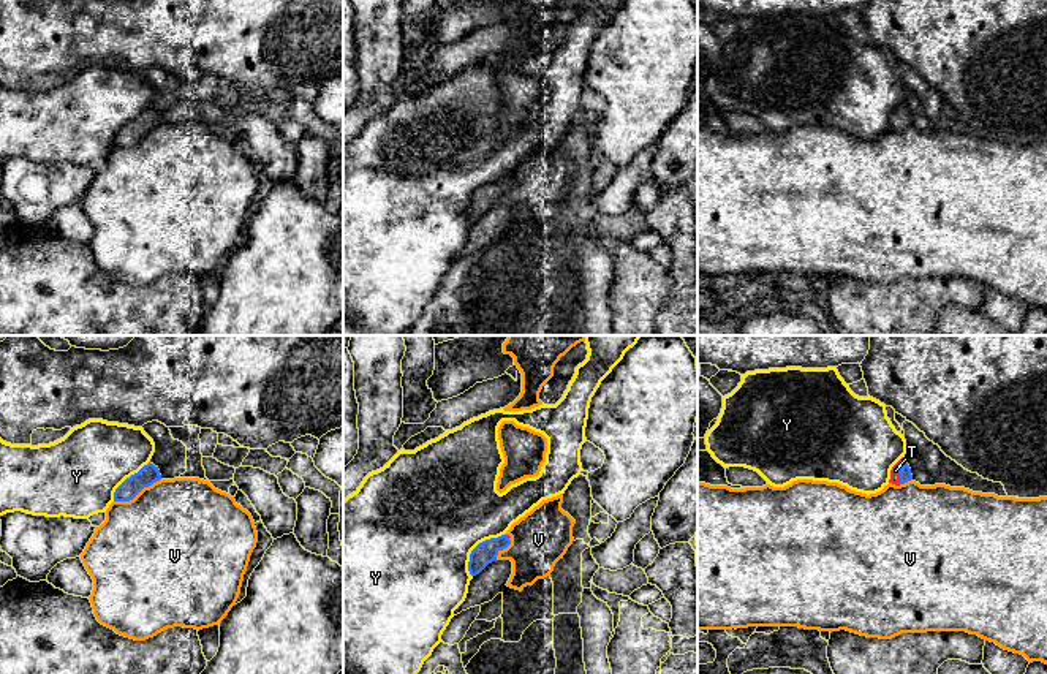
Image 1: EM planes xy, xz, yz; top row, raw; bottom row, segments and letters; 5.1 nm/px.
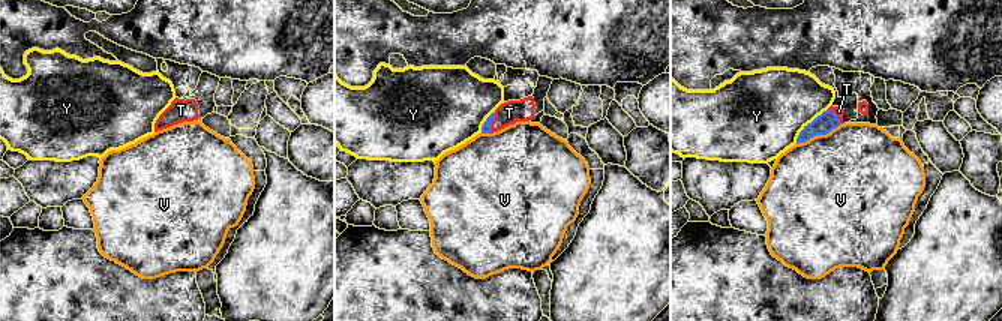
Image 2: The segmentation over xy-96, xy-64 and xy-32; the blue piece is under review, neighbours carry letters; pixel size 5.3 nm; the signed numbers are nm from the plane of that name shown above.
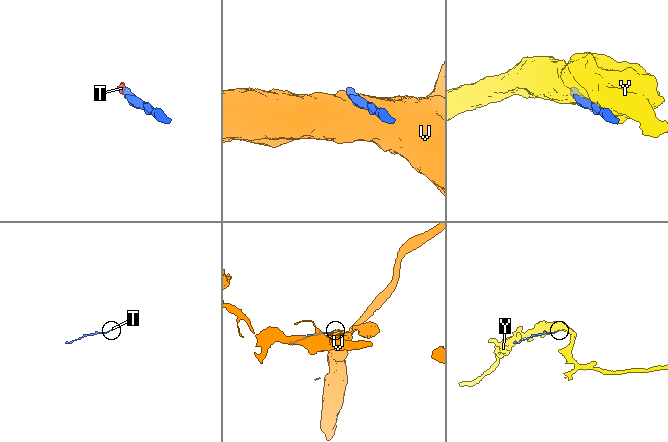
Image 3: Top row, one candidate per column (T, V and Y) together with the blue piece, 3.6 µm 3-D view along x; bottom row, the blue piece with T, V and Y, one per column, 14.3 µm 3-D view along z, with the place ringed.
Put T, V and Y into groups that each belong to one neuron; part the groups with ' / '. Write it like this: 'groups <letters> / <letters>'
groups T / V / Y

